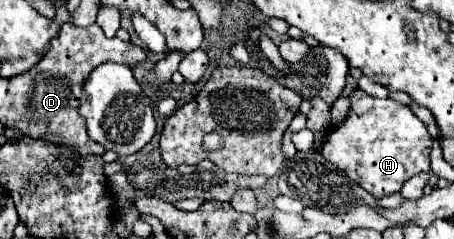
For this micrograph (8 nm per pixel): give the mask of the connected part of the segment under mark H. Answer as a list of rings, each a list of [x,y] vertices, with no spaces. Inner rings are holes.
[[[361,89],[351,95],[351,111],[343,125],[327,133],[321,155],[339,167],[351,181],[359,183],[375,197],[397,193],[407,179],[429,171],[431,135],[423,121],[407,105],[393,99],[377,99]]]

